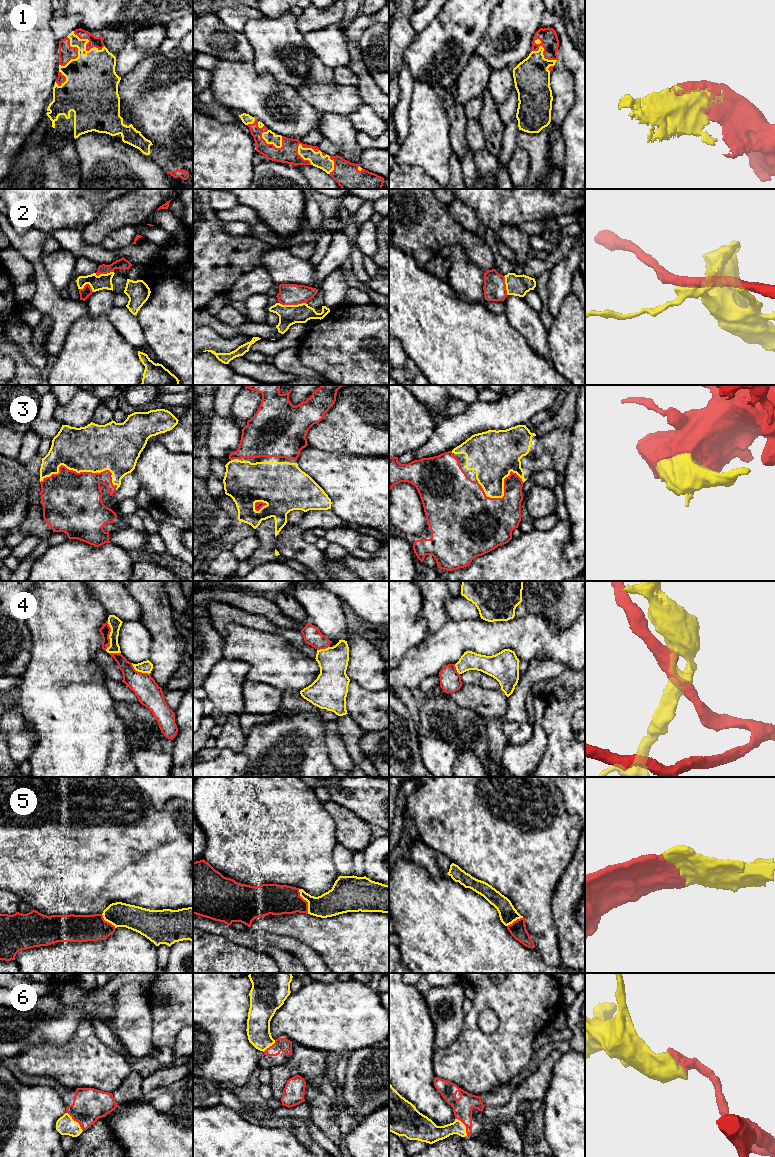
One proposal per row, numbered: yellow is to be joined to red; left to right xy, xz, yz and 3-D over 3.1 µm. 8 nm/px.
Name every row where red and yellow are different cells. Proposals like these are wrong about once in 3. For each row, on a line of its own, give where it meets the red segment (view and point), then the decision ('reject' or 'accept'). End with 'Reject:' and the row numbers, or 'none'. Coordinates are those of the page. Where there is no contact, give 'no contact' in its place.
1: meets red in xy at (86, 46); accept
2: meets red in xz at (293, 304); reject
3: meets red in xy at (81, 472); accept
4: meets red in xy at (109, 642); reject
5: meets red in xz at (306, 901); accept
6: meets red in xy at (76, 1121); accept
Reject: 2, 4

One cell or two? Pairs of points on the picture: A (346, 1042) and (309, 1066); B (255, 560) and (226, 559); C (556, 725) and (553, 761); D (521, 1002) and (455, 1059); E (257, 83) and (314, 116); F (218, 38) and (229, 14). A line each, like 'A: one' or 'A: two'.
A: two
B: two
C: one
D: one
E: one
F: two

